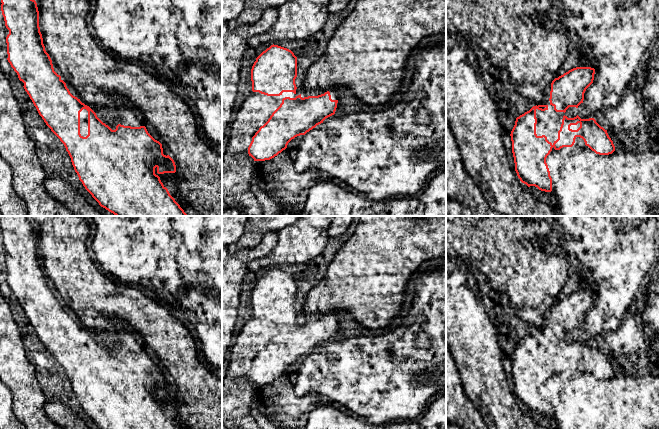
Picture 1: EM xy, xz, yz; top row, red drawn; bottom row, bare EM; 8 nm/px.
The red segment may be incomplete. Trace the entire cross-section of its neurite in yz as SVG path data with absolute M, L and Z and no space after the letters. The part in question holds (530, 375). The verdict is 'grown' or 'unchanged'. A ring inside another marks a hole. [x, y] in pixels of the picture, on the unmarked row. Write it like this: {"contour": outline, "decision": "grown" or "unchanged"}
{"contour": "M536 329L529 335L516 342L515 349L511 355L512 377L515 387L515 395L518 402L528 411L535 410L541 415L552 415L552 402L546 387L546 382L554 372L560 374L563 371L572 371L575 363L580 361L584 364L585 369L599 379L609 379L615 375L613 365L609 361L607 354L601 351L594 342L581 343L578 339L574 342L563 340L560 354L558 355L558 363L552 368L547 364L545 359L538 360L536 358L536 334L548 334L548 329Z", "decision": "unchanged"}

